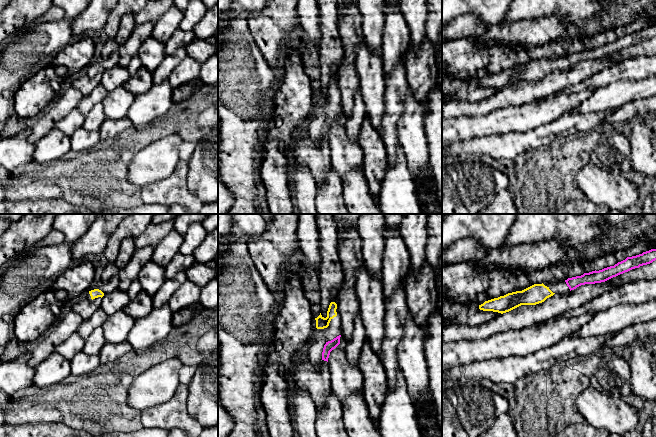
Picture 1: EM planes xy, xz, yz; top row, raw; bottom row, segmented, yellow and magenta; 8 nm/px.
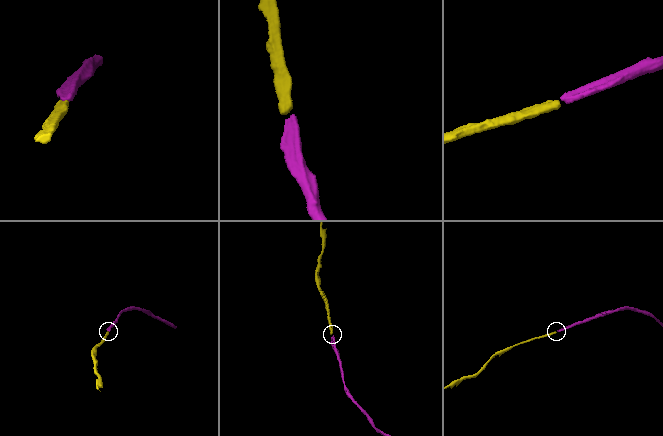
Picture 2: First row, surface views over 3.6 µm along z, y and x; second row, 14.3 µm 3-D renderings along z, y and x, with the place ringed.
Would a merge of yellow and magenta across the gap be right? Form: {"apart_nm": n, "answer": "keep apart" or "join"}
{"apart_nm": 110, "answer": "join"}

